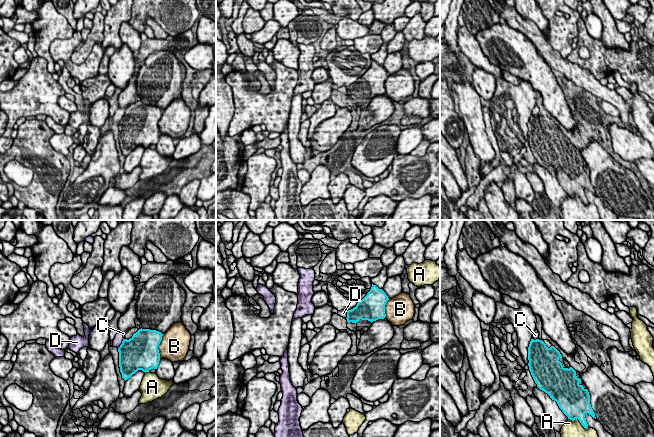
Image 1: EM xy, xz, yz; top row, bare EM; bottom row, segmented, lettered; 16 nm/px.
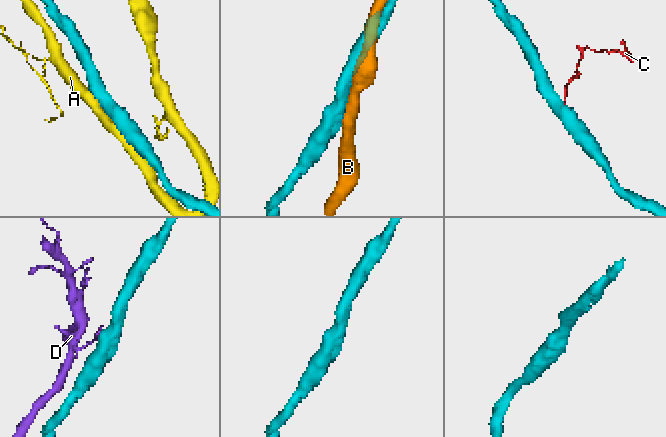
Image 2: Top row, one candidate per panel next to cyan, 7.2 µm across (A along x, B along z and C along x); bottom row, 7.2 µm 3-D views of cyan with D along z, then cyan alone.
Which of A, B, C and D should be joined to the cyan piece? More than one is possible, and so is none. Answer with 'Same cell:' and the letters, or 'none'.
Same cell: none

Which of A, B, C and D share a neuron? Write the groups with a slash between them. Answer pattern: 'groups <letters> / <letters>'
groups A / B / C D

